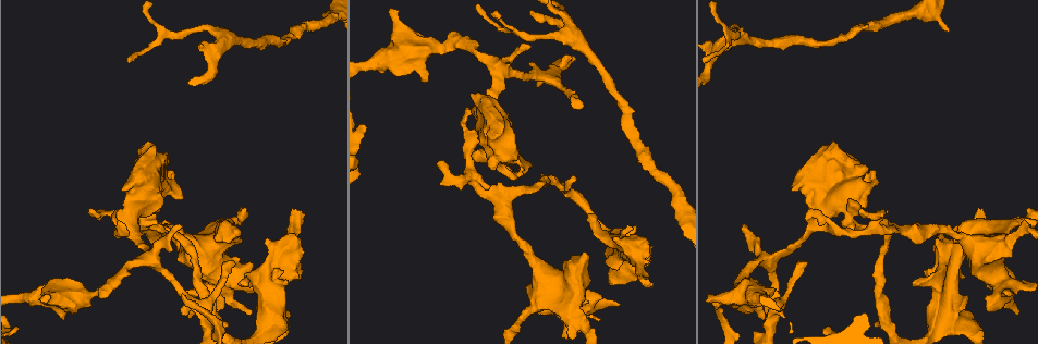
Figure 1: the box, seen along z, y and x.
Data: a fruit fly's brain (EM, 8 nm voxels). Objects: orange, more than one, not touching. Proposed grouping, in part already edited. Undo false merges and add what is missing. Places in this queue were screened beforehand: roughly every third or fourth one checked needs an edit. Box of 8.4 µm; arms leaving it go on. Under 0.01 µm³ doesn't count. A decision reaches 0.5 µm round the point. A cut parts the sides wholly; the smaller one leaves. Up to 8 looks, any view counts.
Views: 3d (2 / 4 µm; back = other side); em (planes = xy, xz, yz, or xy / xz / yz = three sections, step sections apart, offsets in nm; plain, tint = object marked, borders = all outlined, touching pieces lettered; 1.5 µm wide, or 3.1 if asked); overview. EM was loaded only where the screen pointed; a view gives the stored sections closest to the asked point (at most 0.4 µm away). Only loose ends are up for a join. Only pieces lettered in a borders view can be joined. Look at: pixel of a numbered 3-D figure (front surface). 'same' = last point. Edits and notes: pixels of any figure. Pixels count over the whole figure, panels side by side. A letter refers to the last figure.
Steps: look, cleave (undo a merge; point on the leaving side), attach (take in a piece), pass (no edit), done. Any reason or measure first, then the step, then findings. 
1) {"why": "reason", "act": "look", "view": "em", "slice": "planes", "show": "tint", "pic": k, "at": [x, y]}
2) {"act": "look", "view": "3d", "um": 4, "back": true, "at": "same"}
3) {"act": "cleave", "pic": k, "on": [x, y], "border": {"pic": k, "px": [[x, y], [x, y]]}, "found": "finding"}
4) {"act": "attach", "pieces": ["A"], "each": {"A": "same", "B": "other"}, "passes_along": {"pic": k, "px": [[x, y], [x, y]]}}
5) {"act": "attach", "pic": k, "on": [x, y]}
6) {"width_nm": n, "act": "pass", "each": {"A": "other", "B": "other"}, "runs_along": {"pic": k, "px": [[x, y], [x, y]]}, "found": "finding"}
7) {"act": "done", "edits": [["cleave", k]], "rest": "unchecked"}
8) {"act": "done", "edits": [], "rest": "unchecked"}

{"why": "three-way junction", "act": "look", "view": "em", "slice": "planes", "show": "borders", "pic": 1, "at": [199, 303]}

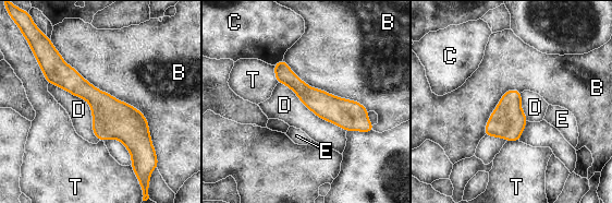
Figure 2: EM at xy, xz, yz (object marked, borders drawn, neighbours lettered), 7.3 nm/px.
{"width_nm": 200, "longest_contact_nm": ["B", 1100], "act": "pass", "each": {"B": "other", "C": "other", "D": "other", "E": "other", "T": "other"}, "found": "one cell here"}

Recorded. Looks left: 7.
{"why": "an open end", "act": "look", "view": "3d", "um": 4, "pic": 1, "at": [643, 279]}

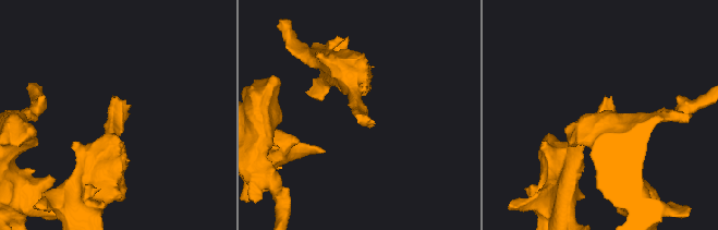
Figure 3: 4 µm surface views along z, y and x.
{"why": "shape alone is not enough", "act": "look", "view": "em", "slice": "planes", "show": "borders", "pic": 3, "at": [115, 98]}

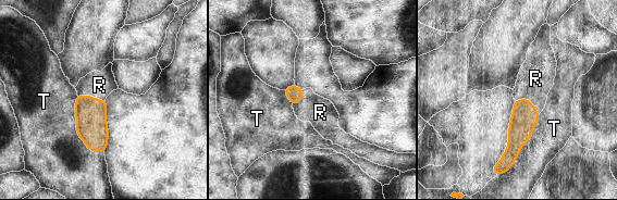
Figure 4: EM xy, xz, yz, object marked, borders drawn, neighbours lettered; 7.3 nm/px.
{"width_nm": 110, "longest_contact_nm": ["T", 500], "act": "attach", "pieces": ["R"], "each": {"R": "same", "T": "other"}, "found": "it goes on there"}

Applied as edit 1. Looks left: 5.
{"act": "look", "view": "overview"}

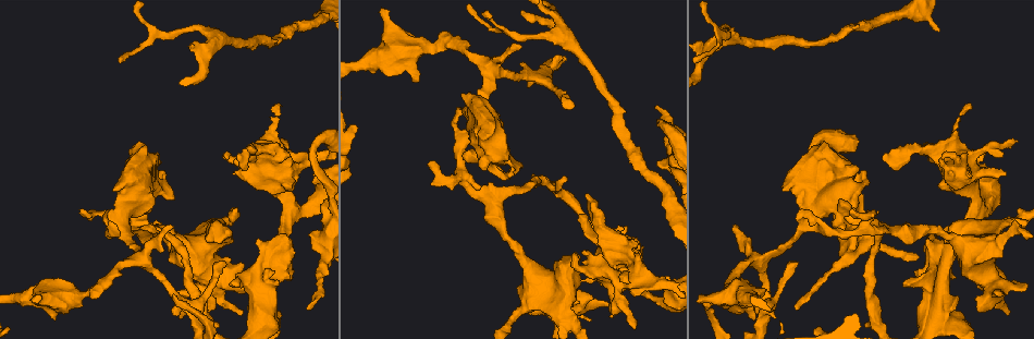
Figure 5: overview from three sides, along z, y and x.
{"why": "sudden change in width", "act": "look", "view": "em", "slice": "xy", "step": 4, "show": "tint", "pic": 5, "at": [523, 257]}

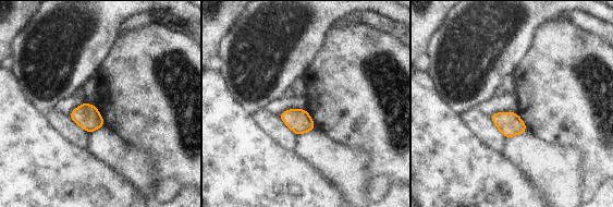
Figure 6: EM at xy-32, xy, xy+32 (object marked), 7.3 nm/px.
{"why": "another direction", "act": "look", "view": "em", "slice": "planes", "show": "borders", "at": "same"}

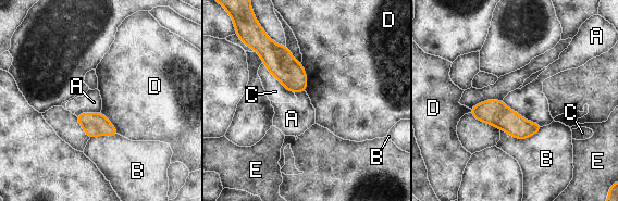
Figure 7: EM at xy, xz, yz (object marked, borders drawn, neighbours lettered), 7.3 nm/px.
{"act": "pass", "each": {"A": "other", "B": "other", "C": "other", "D": "other", "E": "other"}, "found": "continuous, no second cell"}

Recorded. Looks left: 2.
{"act": "done", "edits": [["attach", 4]], "rest": "unchecked"}

